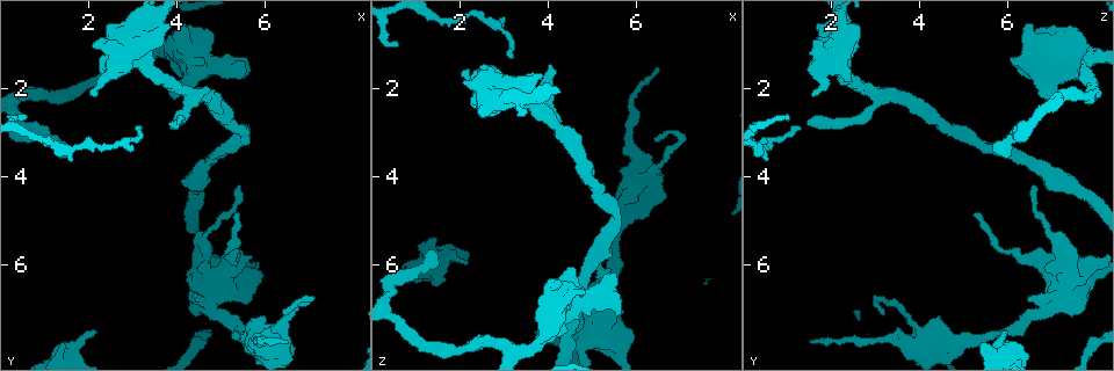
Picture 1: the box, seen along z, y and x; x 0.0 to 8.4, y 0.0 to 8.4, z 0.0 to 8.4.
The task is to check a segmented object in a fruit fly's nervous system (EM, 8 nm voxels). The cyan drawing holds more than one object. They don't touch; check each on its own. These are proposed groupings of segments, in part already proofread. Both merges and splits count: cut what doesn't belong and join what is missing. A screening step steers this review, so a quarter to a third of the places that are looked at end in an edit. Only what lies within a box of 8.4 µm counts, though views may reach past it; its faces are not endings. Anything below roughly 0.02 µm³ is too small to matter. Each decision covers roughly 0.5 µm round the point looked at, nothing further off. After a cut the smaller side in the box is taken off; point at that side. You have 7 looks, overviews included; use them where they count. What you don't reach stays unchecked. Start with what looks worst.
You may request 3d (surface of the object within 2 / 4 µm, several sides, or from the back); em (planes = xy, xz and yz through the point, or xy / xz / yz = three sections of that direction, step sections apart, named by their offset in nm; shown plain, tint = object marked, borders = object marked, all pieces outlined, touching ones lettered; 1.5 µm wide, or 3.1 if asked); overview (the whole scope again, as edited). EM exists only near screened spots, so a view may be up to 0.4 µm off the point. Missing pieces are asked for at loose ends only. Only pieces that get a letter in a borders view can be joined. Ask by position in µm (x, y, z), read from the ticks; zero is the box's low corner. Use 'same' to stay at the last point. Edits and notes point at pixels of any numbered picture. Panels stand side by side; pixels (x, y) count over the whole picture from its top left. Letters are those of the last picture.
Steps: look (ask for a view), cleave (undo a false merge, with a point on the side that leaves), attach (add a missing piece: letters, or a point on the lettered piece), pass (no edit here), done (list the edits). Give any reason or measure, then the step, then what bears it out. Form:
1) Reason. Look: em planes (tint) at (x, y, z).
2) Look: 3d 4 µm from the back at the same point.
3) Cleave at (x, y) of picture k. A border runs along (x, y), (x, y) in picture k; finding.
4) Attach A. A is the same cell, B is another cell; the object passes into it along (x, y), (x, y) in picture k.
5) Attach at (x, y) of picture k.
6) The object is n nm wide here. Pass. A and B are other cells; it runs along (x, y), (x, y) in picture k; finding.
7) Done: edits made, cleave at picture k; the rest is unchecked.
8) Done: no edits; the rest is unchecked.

Free end. Look: 3d 2 µm at (1.45, 3.55, 6.00).

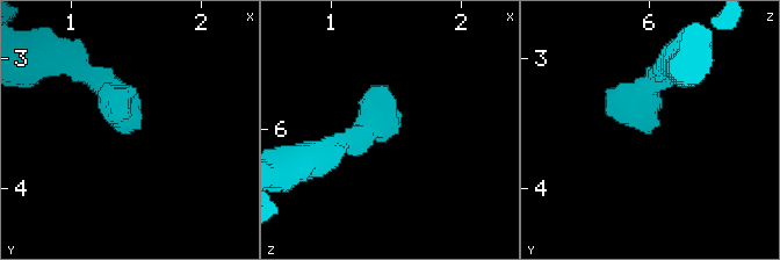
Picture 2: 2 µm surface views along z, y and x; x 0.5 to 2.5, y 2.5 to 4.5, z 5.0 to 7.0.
Shape alone is not enough. Look: em planes (borders) at (1.40, 3.58, 6.04).

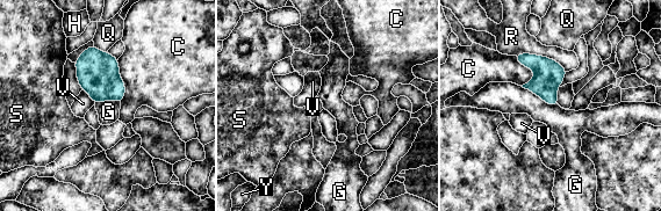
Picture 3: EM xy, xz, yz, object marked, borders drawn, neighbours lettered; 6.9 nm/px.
Pass. C, G, H, Q, R, S, V and Y are other cells; a border runs along (521, 86), (547, 103), (558, 106) in picture 3; no lettered piece goes on from it.

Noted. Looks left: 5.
Free end. Look: 3d 2 µm at (4.05, 2.80, 1.50).

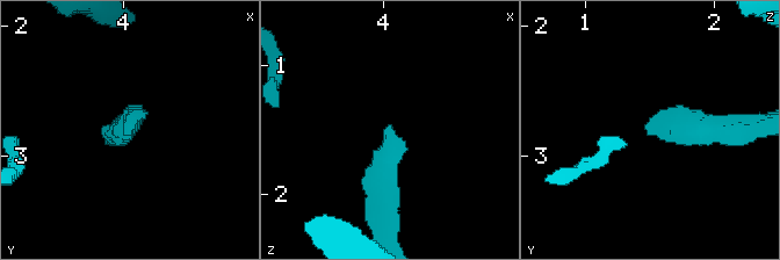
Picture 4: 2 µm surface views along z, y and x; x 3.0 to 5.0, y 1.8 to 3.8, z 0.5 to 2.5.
Need the tissue. Look: em planes (borders) at (4.06, 2.82, 1.46).

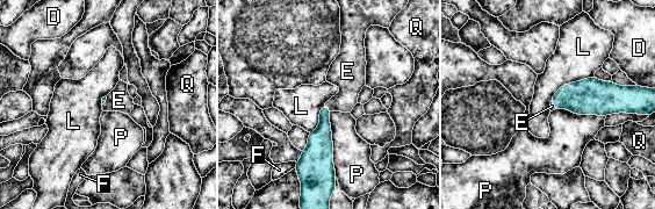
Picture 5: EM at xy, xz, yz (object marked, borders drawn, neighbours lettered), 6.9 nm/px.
Attach E. E is the same cell, D, F, L, P and Q are other cells; the object passes into it along (319, 142), (329, 107), (350, 78) in picture 5; the cell continues.

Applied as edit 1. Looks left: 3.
Redraw. Look: overview.

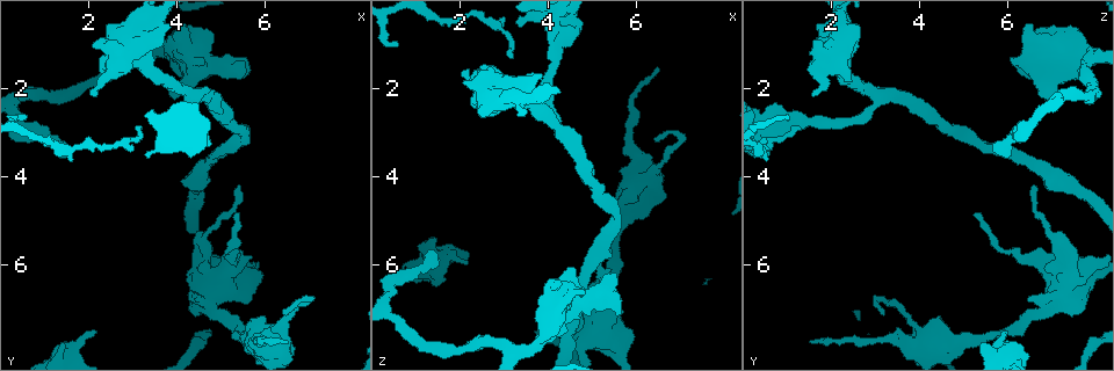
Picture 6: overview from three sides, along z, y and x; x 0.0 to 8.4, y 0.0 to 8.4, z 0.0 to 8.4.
Branch stops here. Look: em planes (borders) at (2.15, 7.50, 6.00).

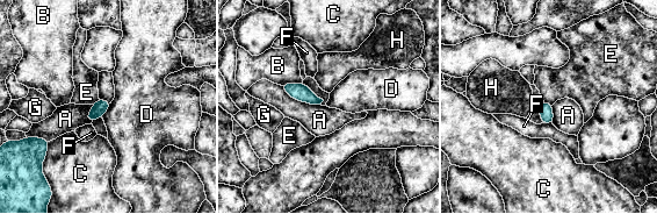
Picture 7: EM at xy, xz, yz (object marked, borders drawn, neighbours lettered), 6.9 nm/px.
Pass. A, B, C, D, E, F, G and H are other cells; a border runs along (281, 86), (293, 98), (319, 105) in picture 7; none of them fits.

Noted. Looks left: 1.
Done: edits made, attach at picture 5; the rest is unchecked.

